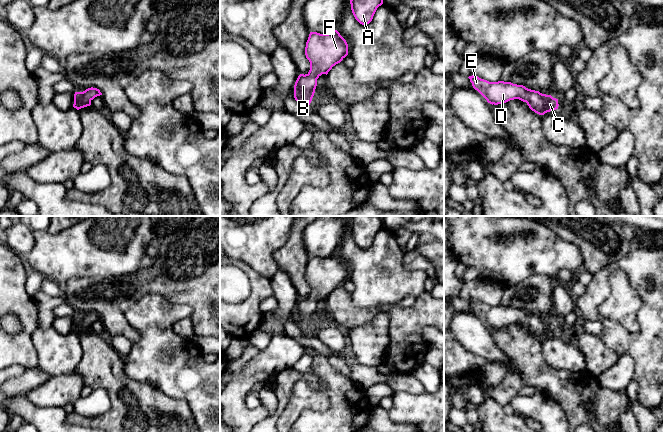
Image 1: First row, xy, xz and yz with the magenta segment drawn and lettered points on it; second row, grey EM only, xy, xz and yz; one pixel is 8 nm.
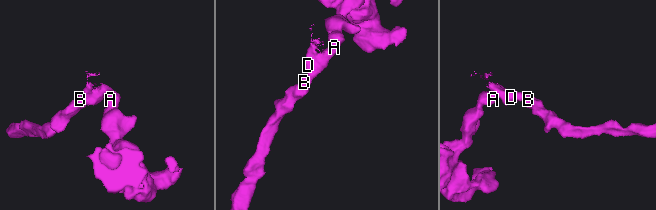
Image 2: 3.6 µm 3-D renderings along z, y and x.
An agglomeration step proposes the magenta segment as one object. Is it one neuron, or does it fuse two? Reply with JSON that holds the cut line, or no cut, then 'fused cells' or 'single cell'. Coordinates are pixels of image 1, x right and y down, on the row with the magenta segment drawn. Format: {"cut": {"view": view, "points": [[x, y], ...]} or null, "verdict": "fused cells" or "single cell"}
{"cut": null, "verdict": "single cell"}

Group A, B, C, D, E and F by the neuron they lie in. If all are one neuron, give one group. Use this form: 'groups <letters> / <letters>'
groups A B C D E F

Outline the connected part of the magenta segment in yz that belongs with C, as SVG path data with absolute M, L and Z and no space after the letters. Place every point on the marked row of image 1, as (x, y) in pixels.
M469 76L470 82L490 104L498 105L510 100L519 99L526 102L529 108L539 115L558 109L558 99L551 95L542 94L523 85L511 82L489 82L478 76Z

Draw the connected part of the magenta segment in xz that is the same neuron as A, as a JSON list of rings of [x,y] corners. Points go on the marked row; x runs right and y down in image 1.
[[[350,0],[351,10],[355,19],[362,25],[369,24],[383,0]]]

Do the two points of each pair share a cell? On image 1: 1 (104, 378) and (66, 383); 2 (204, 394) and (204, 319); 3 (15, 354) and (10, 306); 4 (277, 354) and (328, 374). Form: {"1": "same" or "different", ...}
{"1": "different", "2": "different", "3": "same", "4": "different"}

